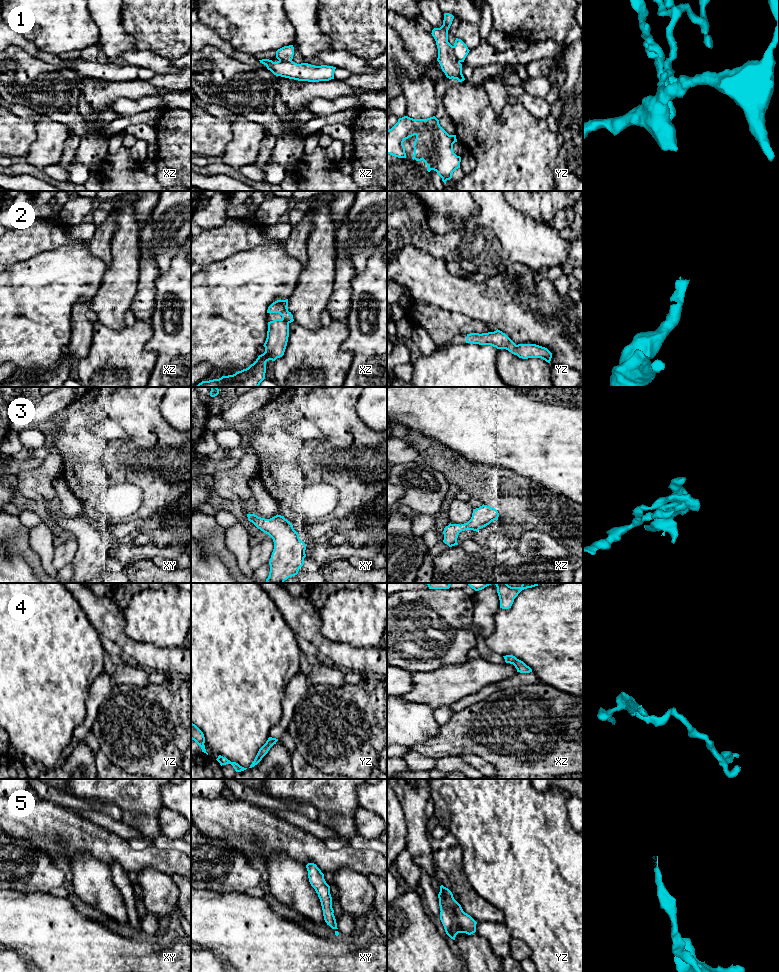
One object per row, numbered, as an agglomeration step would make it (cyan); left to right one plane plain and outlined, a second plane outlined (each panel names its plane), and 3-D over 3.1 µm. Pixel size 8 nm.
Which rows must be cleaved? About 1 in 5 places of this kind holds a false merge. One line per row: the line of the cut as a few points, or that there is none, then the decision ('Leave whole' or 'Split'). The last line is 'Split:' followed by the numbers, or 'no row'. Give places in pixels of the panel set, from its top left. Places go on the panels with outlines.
1: Split along yz (452, 46), (454, 56), (459, 62). Split
2: No split. Leave whole
3: No split. Leave whole
4: No split. Leave whole
5: No split. Leave whole
Split: 1

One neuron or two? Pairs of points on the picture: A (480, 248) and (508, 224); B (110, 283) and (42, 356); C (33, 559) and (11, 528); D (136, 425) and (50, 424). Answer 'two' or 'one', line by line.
A: one
B: two
C: one
D: two

